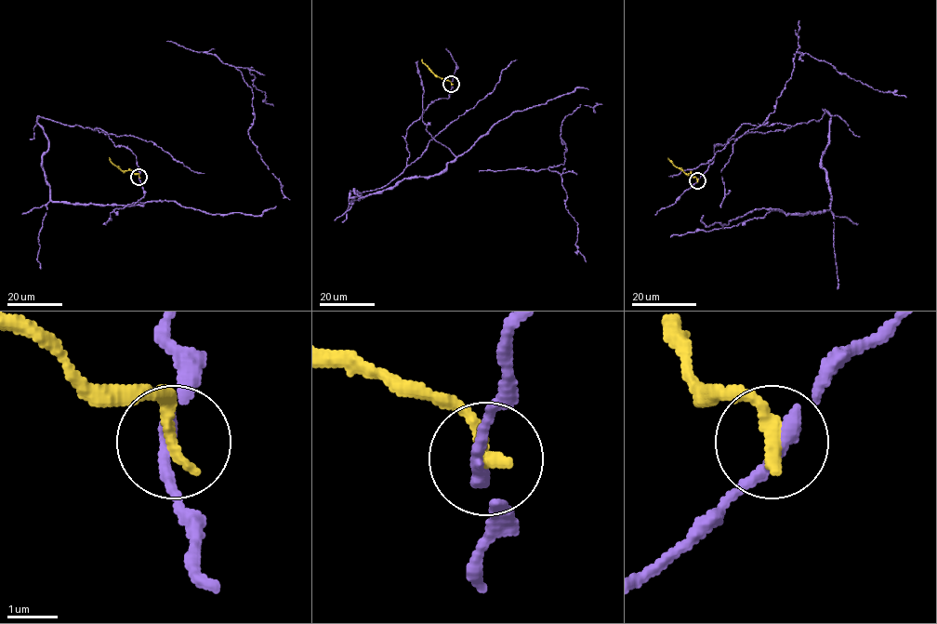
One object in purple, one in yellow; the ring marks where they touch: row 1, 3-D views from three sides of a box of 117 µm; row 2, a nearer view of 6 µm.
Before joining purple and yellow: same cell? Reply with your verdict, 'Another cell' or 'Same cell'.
Another cell

